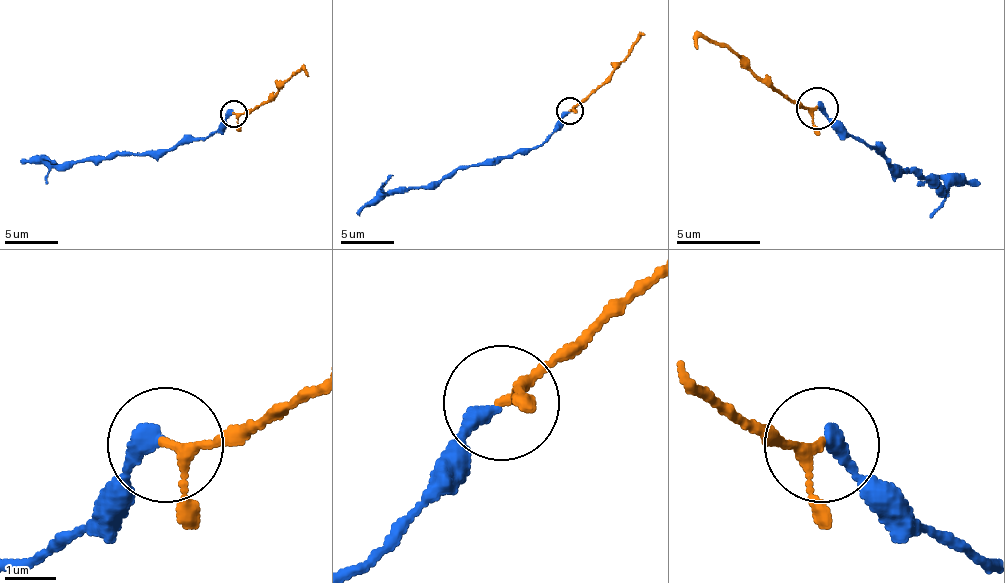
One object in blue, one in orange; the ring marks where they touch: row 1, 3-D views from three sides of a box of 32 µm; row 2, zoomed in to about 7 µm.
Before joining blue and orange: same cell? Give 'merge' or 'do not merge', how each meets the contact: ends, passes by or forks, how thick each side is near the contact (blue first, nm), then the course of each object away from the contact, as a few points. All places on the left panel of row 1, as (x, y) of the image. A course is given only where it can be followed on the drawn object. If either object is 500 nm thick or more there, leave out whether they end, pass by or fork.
merge; blue ends; orange passes by; calibres 340 and 170 nm; course blue (234, 114), (205, 138), (181, 141), (170, 149), (44, 165), (20, 160); course orange (234, 114), (250, 114), (296, 71), (301, 69), (309, 77)

